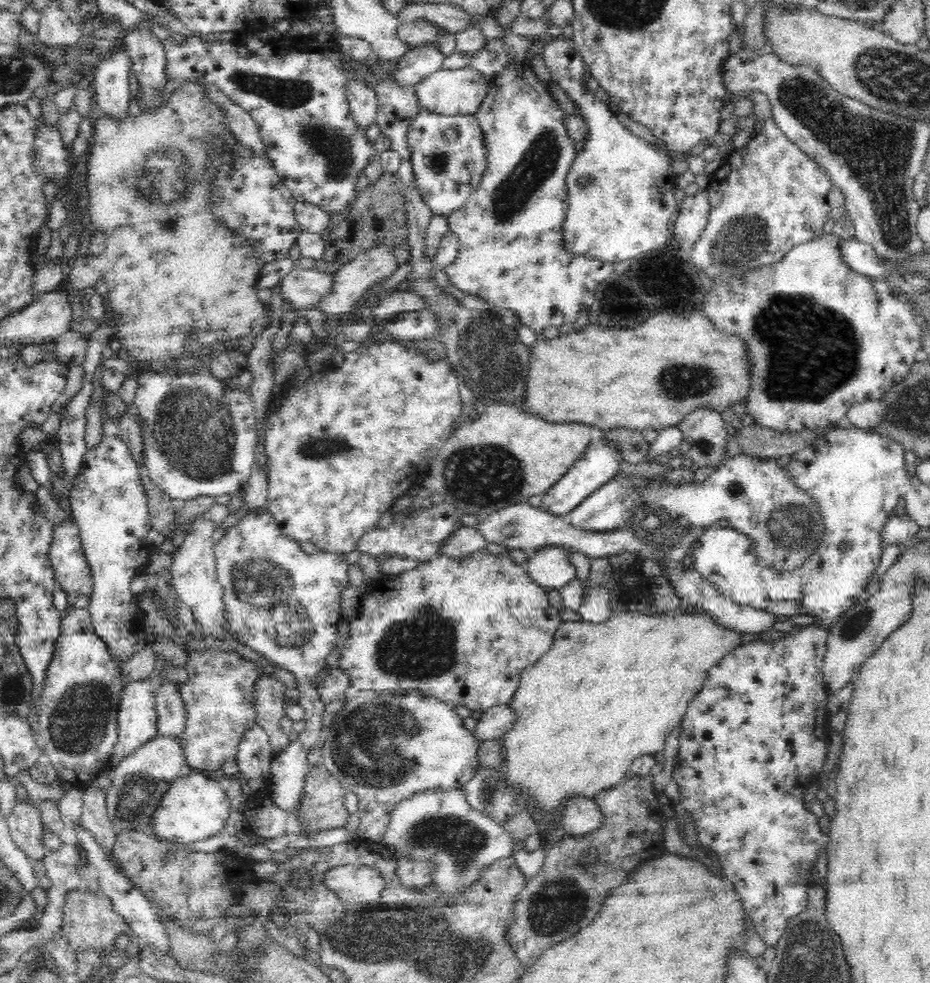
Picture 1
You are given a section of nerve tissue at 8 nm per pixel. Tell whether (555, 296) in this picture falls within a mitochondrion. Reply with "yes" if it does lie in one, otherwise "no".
no

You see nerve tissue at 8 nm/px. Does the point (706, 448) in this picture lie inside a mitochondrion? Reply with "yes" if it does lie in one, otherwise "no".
yes

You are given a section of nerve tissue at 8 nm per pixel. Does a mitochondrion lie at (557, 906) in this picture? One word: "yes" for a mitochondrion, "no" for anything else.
yes

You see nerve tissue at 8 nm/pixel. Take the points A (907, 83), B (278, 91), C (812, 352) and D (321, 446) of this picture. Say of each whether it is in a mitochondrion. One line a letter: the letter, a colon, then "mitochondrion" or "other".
A: mitochondrion
B: mitochondrion
C: mitochondrion
D: mitochondrion

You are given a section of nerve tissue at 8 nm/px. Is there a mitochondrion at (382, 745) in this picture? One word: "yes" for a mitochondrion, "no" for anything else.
yes

